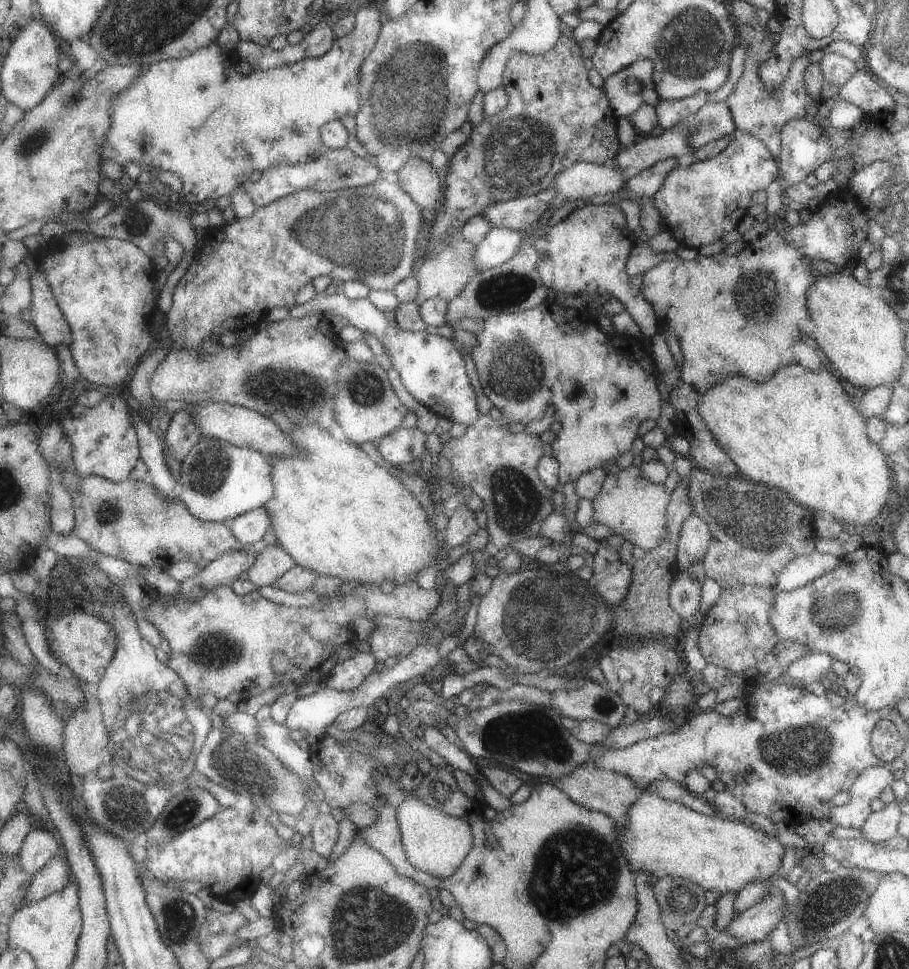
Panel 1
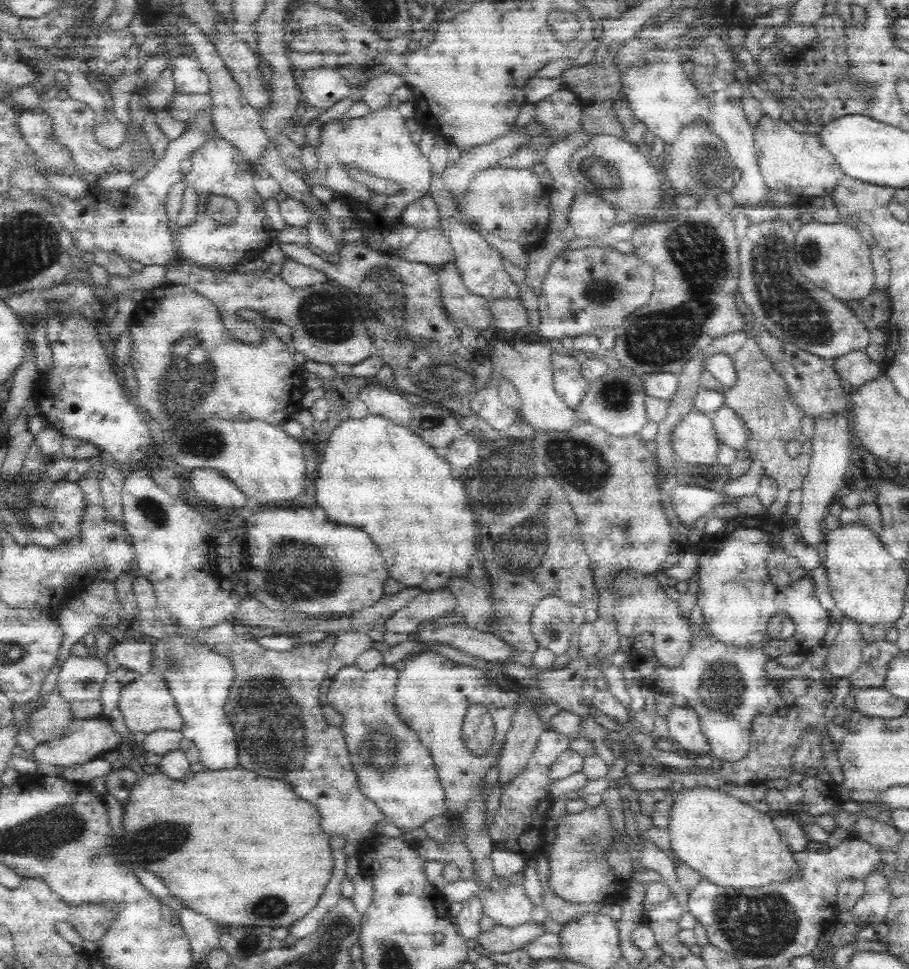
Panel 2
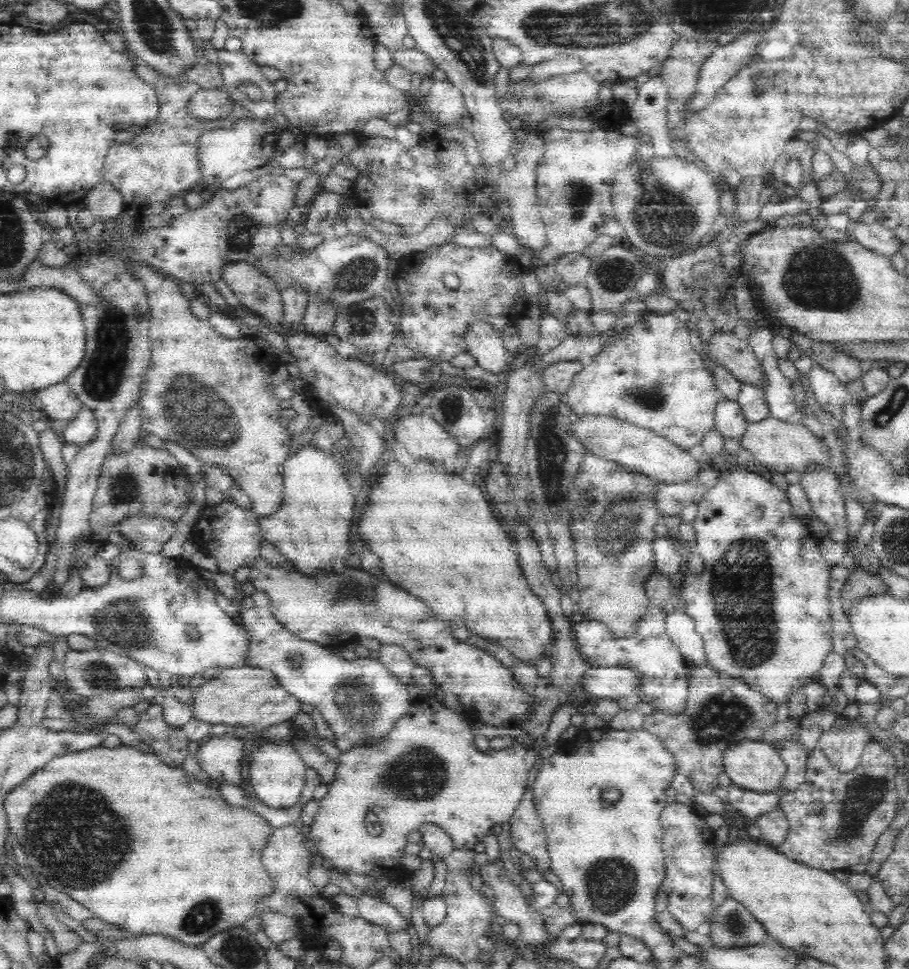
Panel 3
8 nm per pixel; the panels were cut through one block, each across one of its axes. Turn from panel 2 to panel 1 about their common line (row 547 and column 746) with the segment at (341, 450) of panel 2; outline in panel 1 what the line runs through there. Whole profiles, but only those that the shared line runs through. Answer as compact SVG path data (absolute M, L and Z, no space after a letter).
M789 364L765 382L751 382L743 376L725 378L698 394L696 410L715 442L745 478L781 488L797 504L811 508L812 512L825 512L844 527L869 526L873 518L886 511L893 485L887 458L882 451L879 456L879 448L867 442L863 418L847 402L839 380L827 370L815 374L799 364Z

